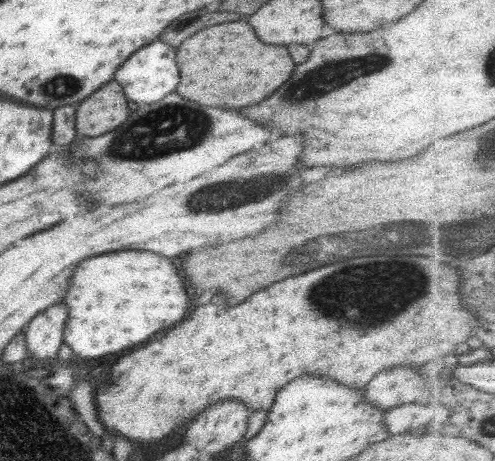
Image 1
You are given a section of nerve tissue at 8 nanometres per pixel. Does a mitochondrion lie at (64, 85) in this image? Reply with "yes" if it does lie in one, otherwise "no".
yes

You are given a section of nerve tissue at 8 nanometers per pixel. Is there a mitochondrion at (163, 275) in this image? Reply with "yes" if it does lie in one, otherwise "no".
no

